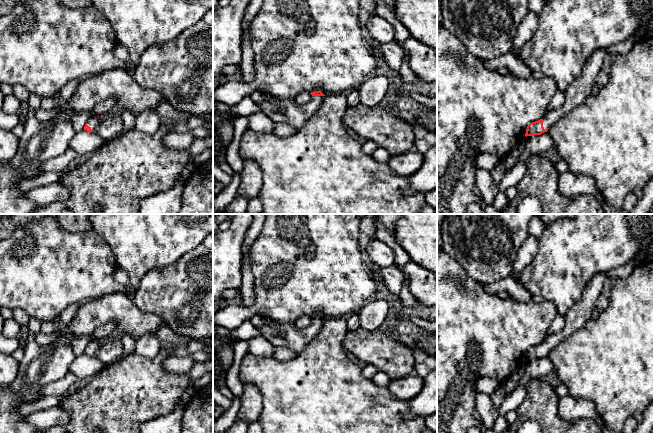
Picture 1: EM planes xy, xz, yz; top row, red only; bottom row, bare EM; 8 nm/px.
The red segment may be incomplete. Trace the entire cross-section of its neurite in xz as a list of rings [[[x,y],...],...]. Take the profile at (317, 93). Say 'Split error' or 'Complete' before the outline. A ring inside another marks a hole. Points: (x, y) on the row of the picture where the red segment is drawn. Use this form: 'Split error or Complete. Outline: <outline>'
Split error. Outline: [[[262,91],[253,92],[250,98],[258,105],[259,111],[274,123],[286,123],[299,130],[311,119],[325,96],[321,91],[311,92],[310,94],[312,95],[311,100],[303,105],[296,105],[294,98],[291,97],[272,95],[271,99],[264,99]]]

